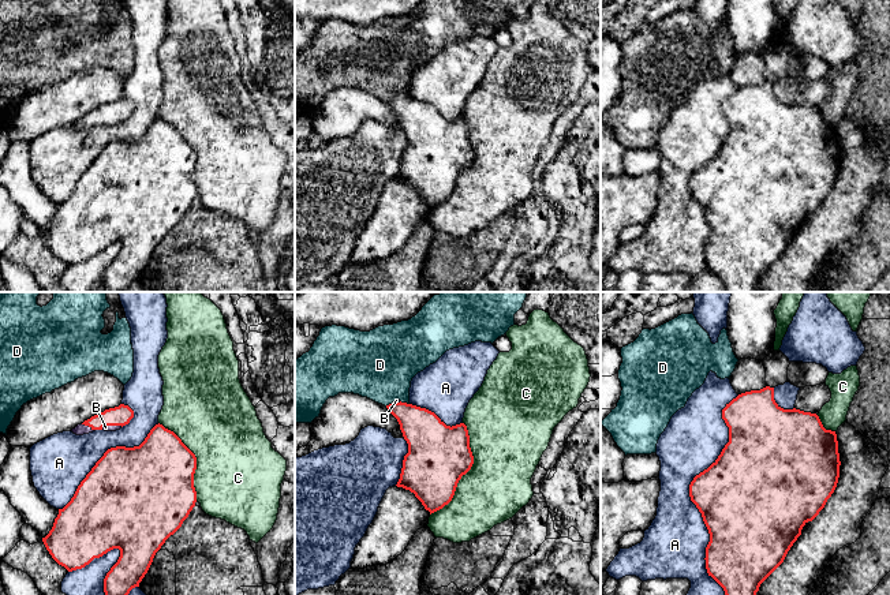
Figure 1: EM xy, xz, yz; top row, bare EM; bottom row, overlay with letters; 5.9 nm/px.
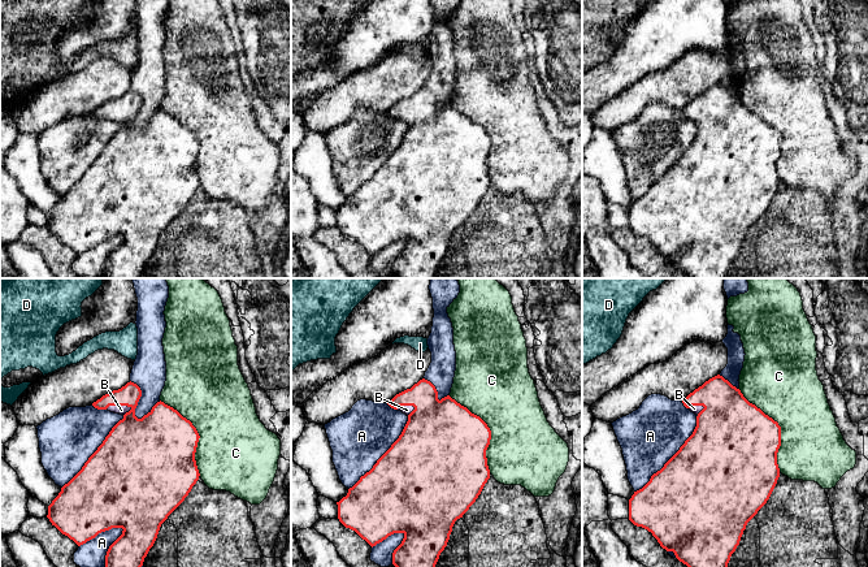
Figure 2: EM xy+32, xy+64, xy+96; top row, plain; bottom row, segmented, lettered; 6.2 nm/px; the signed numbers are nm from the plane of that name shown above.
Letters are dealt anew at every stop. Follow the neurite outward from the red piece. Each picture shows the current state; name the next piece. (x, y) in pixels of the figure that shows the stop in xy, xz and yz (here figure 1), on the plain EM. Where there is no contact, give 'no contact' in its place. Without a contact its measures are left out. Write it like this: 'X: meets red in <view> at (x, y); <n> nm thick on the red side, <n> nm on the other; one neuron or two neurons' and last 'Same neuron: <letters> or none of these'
A: meets red in yz at (690, 189); 420 nm thick on the red side, 340 nm on the other; two neurons
B: meets red in xy at (88, 119); 120 nm thick on the red side, 70 nm on the other; one neuron
C: meets red in xz at (467, 165); 360 nm thick on the red side, 380 nm on the other; two neurons
D: meets red in xz at (404, 97); 240 nm thick on the red side, 380 nm on the other; two neurons
Same neuron: B

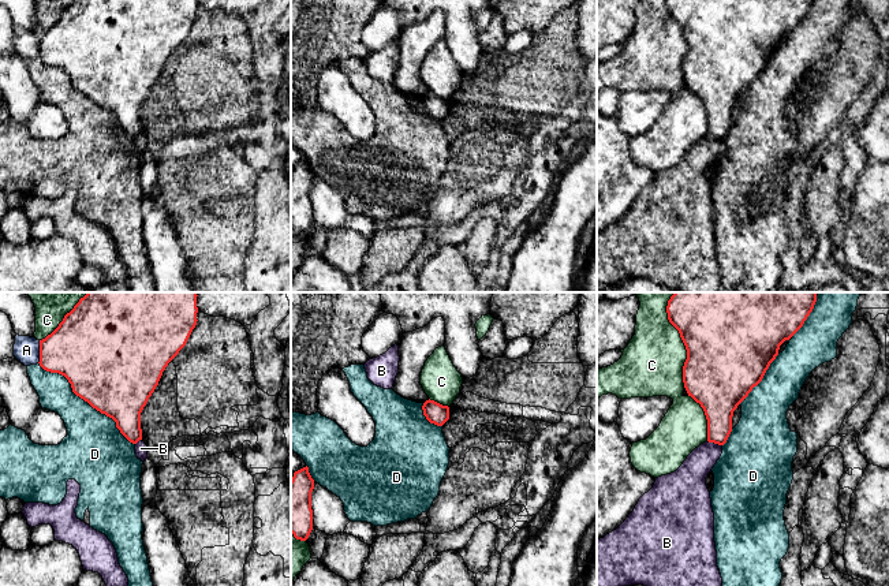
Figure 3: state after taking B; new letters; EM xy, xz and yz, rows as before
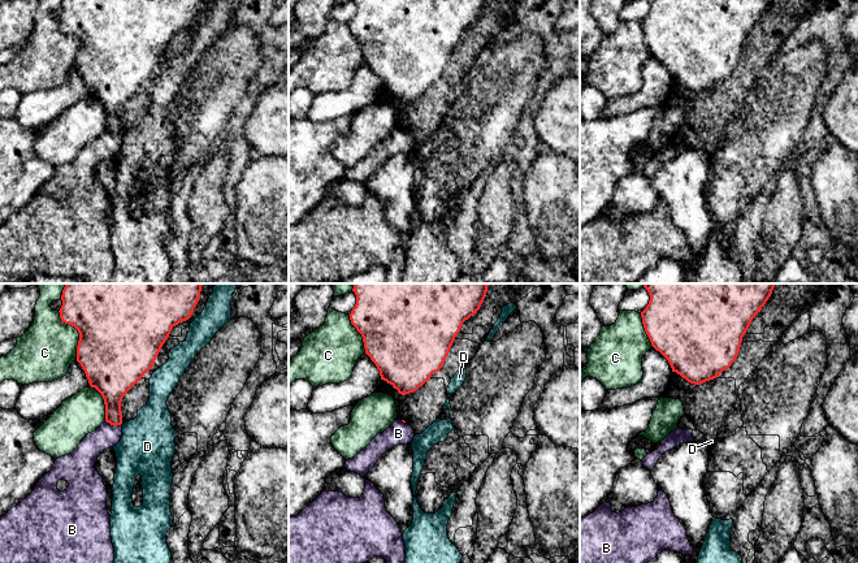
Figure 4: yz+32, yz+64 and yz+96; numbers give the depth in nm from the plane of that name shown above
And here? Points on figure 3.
A: meets red in xy at (40, 45); 400 nm thick on the red side, 160 nm on the other; two neurons
B: meets red in yz at (714, 137); 220 nm thick on the red side, 180 nm on the other; two neurons
C: meets red in yz at (686, 41); 500 nm thick on the red side, 360 nm on the other; two neurons
D: meets red in xy at (85, 94); 500 nm thick on the red side, 320 nm on the other; two neurons
Same neuron: none of these

